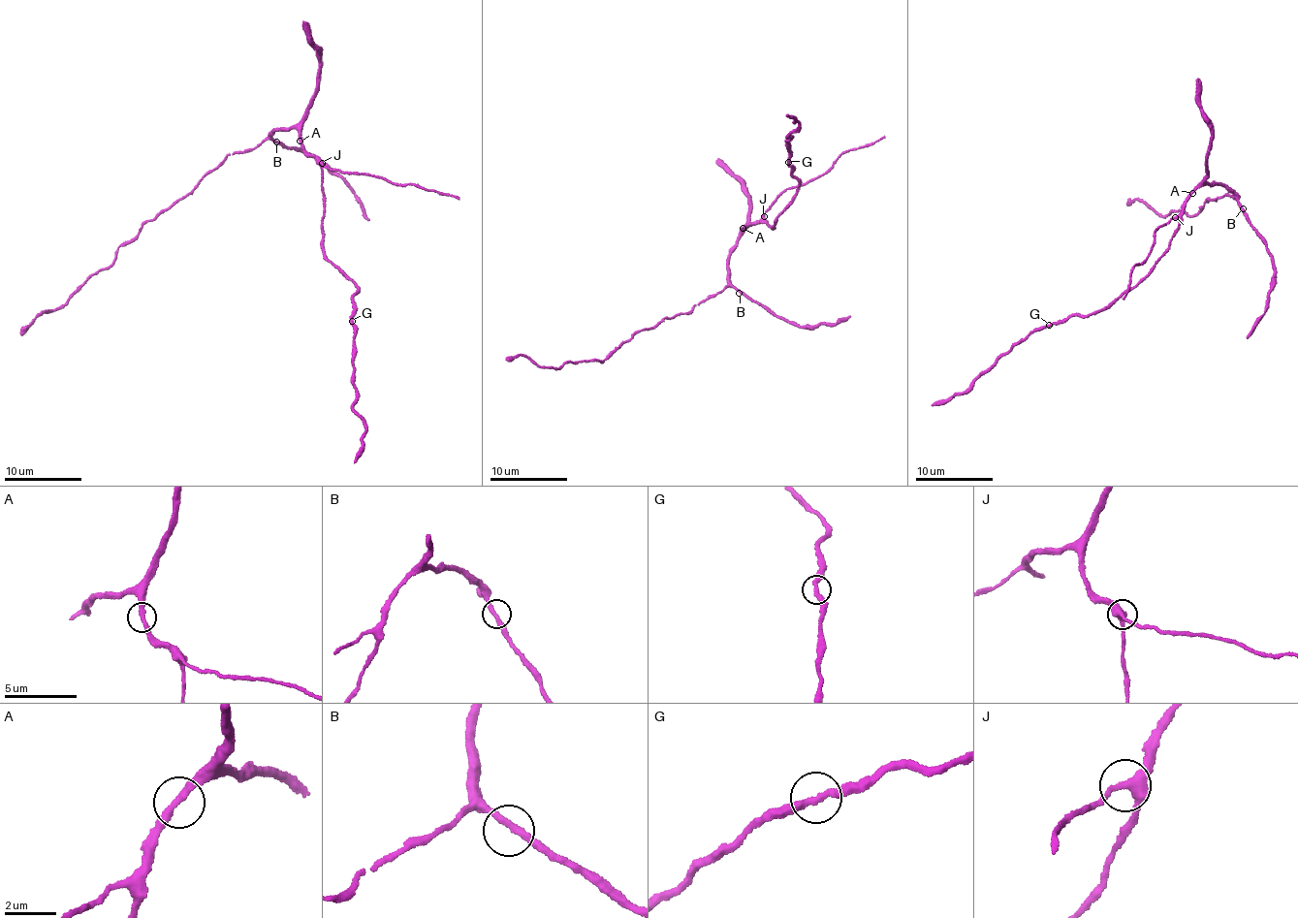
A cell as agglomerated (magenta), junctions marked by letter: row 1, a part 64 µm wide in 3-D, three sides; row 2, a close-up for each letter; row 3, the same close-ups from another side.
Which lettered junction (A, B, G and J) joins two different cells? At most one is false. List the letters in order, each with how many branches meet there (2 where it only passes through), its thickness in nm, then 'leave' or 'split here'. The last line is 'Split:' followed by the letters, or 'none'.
A: 2 branches meet; 280 nm thick; leave
B: 2 branches meet; 280 nm thick; leave
G: 2 branches meet; 280 nm thick; leave
J: 3 branches meet; 320 nm thick; leave
Split: none

